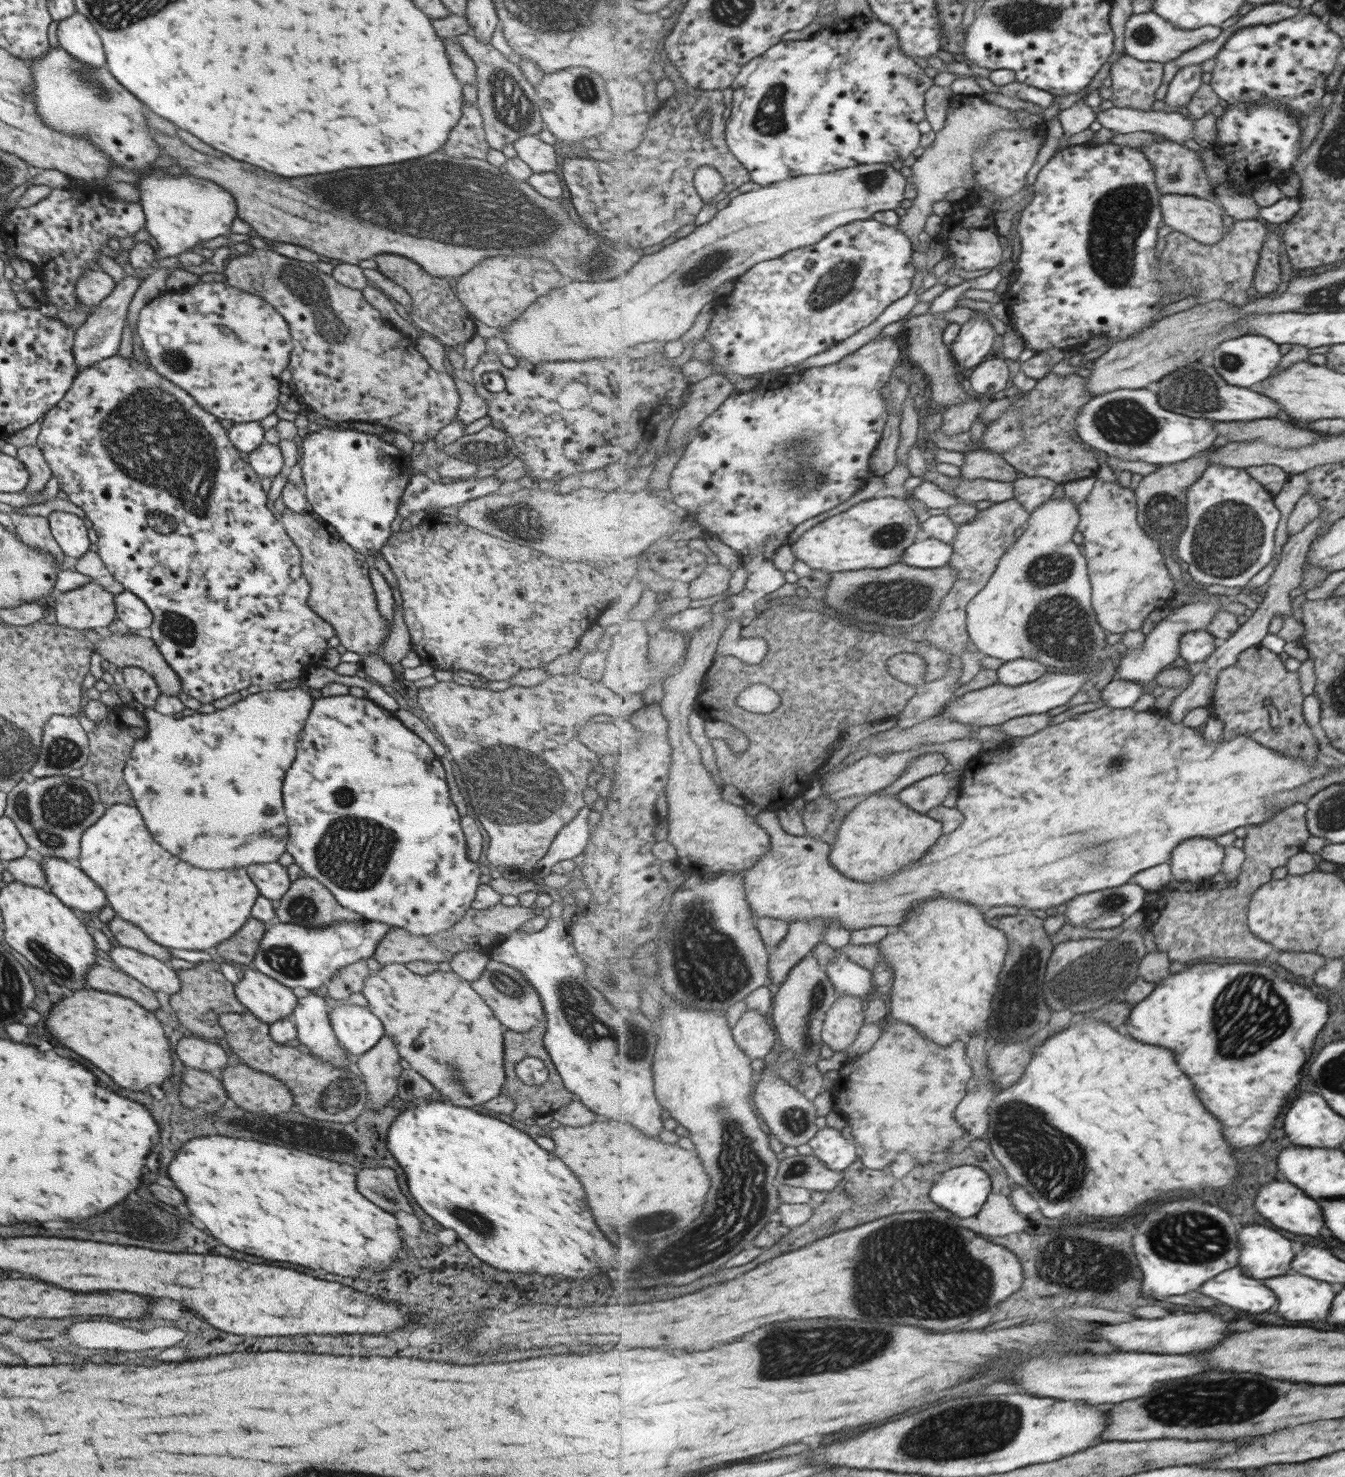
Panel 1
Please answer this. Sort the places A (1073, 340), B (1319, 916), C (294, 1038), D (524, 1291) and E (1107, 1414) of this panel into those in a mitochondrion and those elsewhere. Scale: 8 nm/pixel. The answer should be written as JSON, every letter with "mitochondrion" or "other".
{"A":"other","B":"mitochondrion","C":"other","D":"other","E":"other"}

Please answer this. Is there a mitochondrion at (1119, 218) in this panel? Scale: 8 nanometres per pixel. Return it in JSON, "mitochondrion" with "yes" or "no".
{"mitochondrion":"yes"}

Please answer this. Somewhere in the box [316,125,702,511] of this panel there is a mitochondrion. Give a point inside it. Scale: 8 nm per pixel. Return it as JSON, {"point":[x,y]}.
{"point":[654,187]}

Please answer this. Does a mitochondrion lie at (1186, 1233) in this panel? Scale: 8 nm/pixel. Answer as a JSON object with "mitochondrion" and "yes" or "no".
{"mitochondrion":"yes"}

